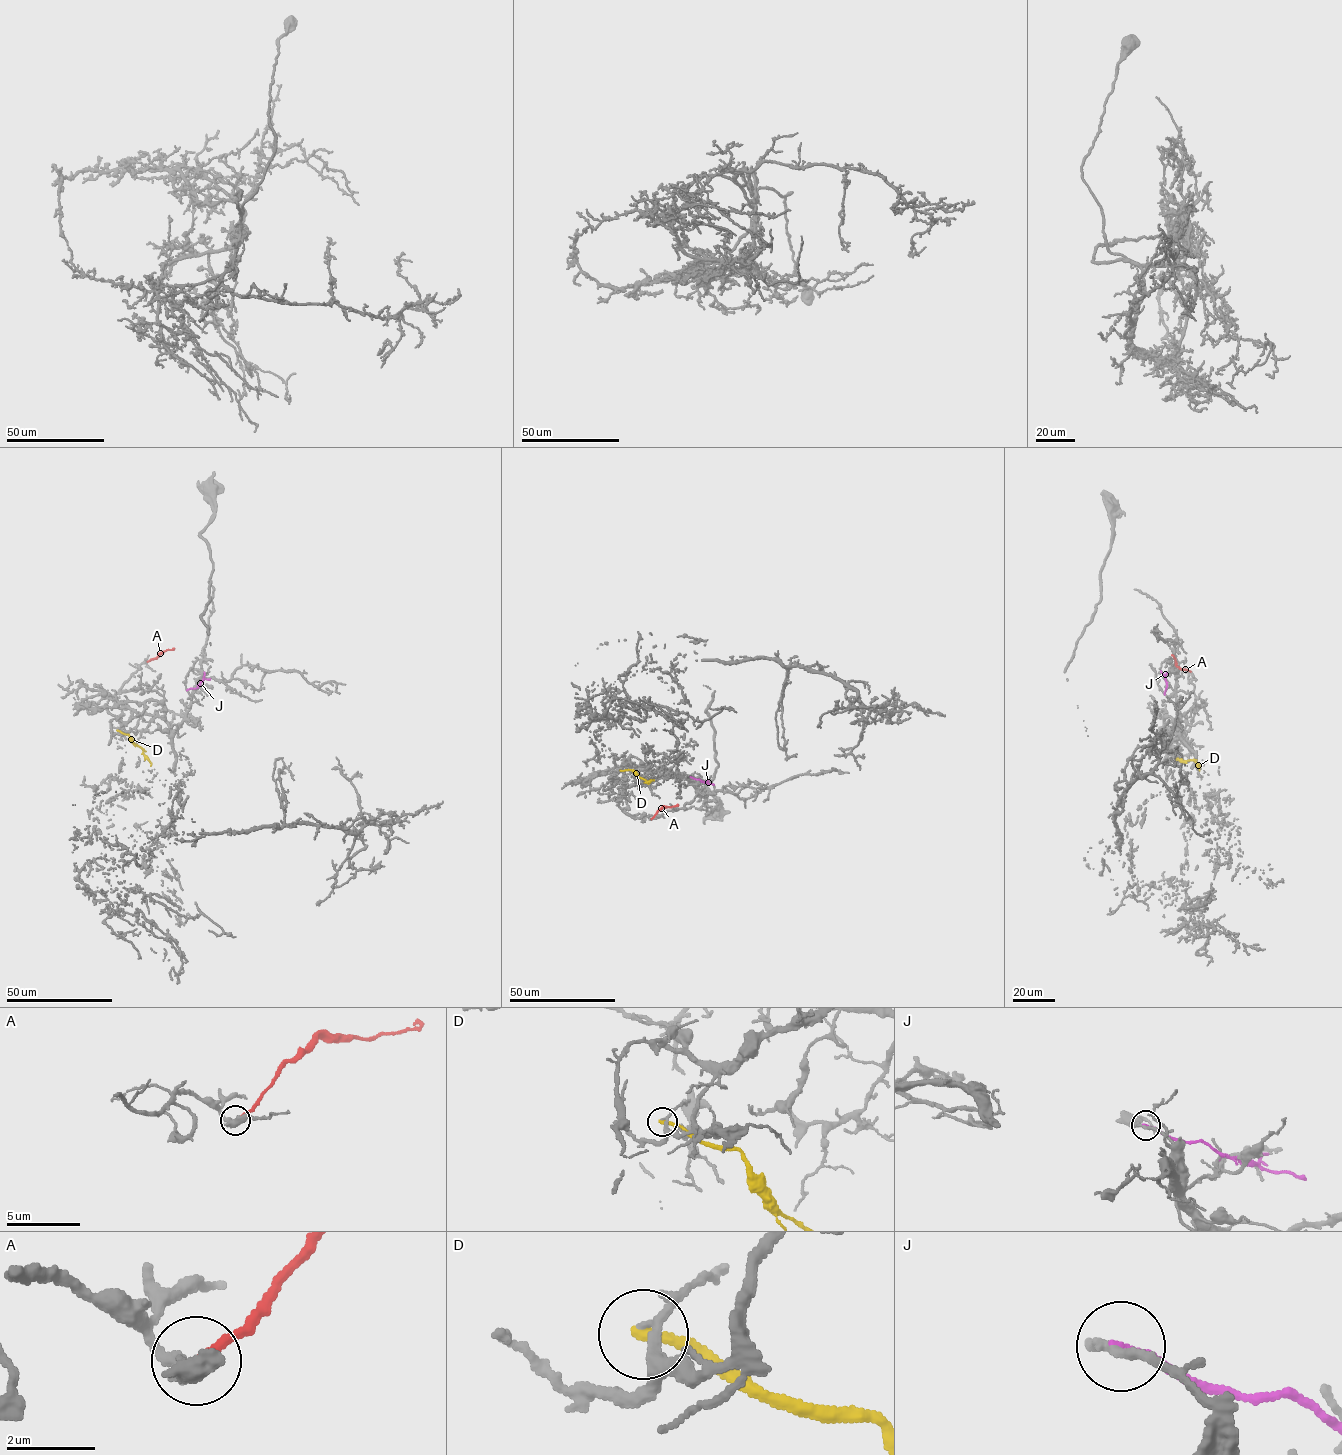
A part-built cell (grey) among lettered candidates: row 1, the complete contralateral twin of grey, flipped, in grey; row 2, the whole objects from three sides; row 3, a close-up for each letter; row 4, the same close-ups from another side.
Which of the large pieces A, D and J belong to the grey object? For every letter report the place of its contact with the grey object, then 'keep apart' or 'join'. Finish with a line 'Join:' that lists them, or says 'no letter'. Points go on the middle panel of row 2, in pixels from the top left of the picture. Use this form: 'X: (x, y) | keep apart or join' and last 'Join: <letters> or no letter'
A: (651, 819) | join
D: (620, 770) | keep apart
J: (690, 777) | keep apart
Join: A

